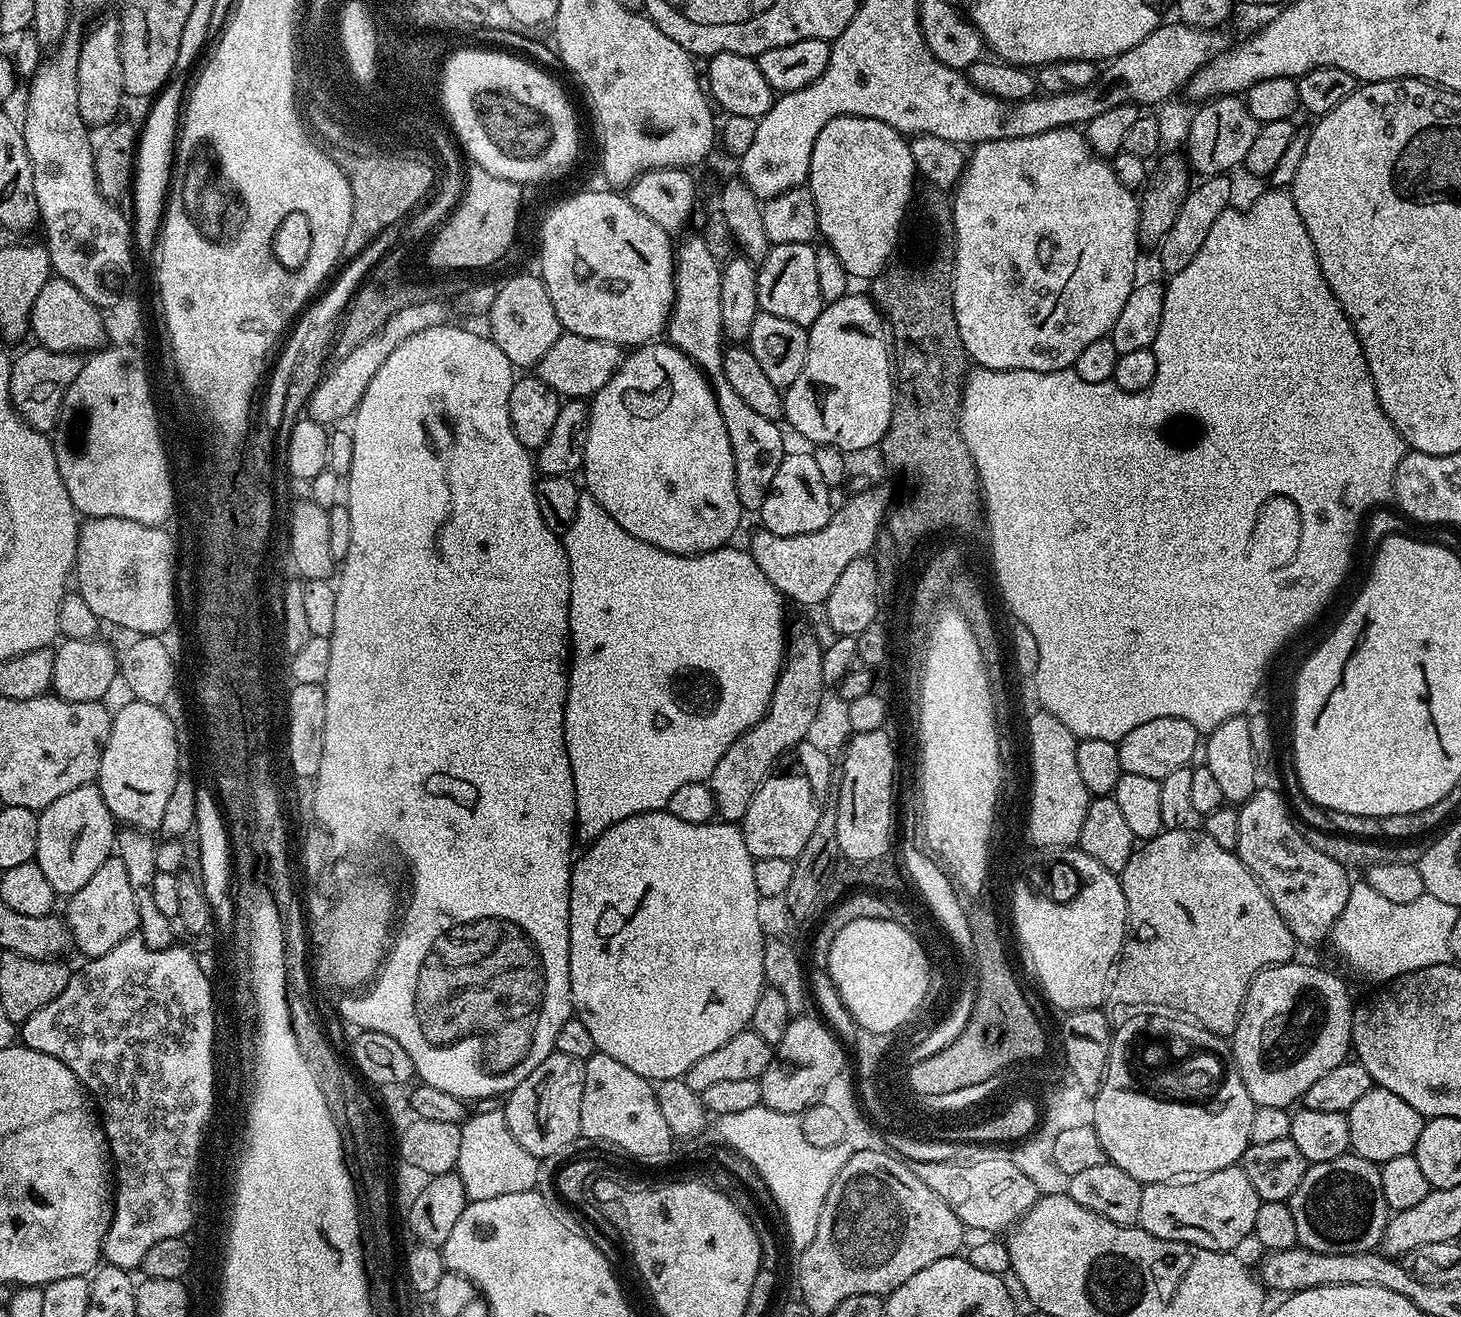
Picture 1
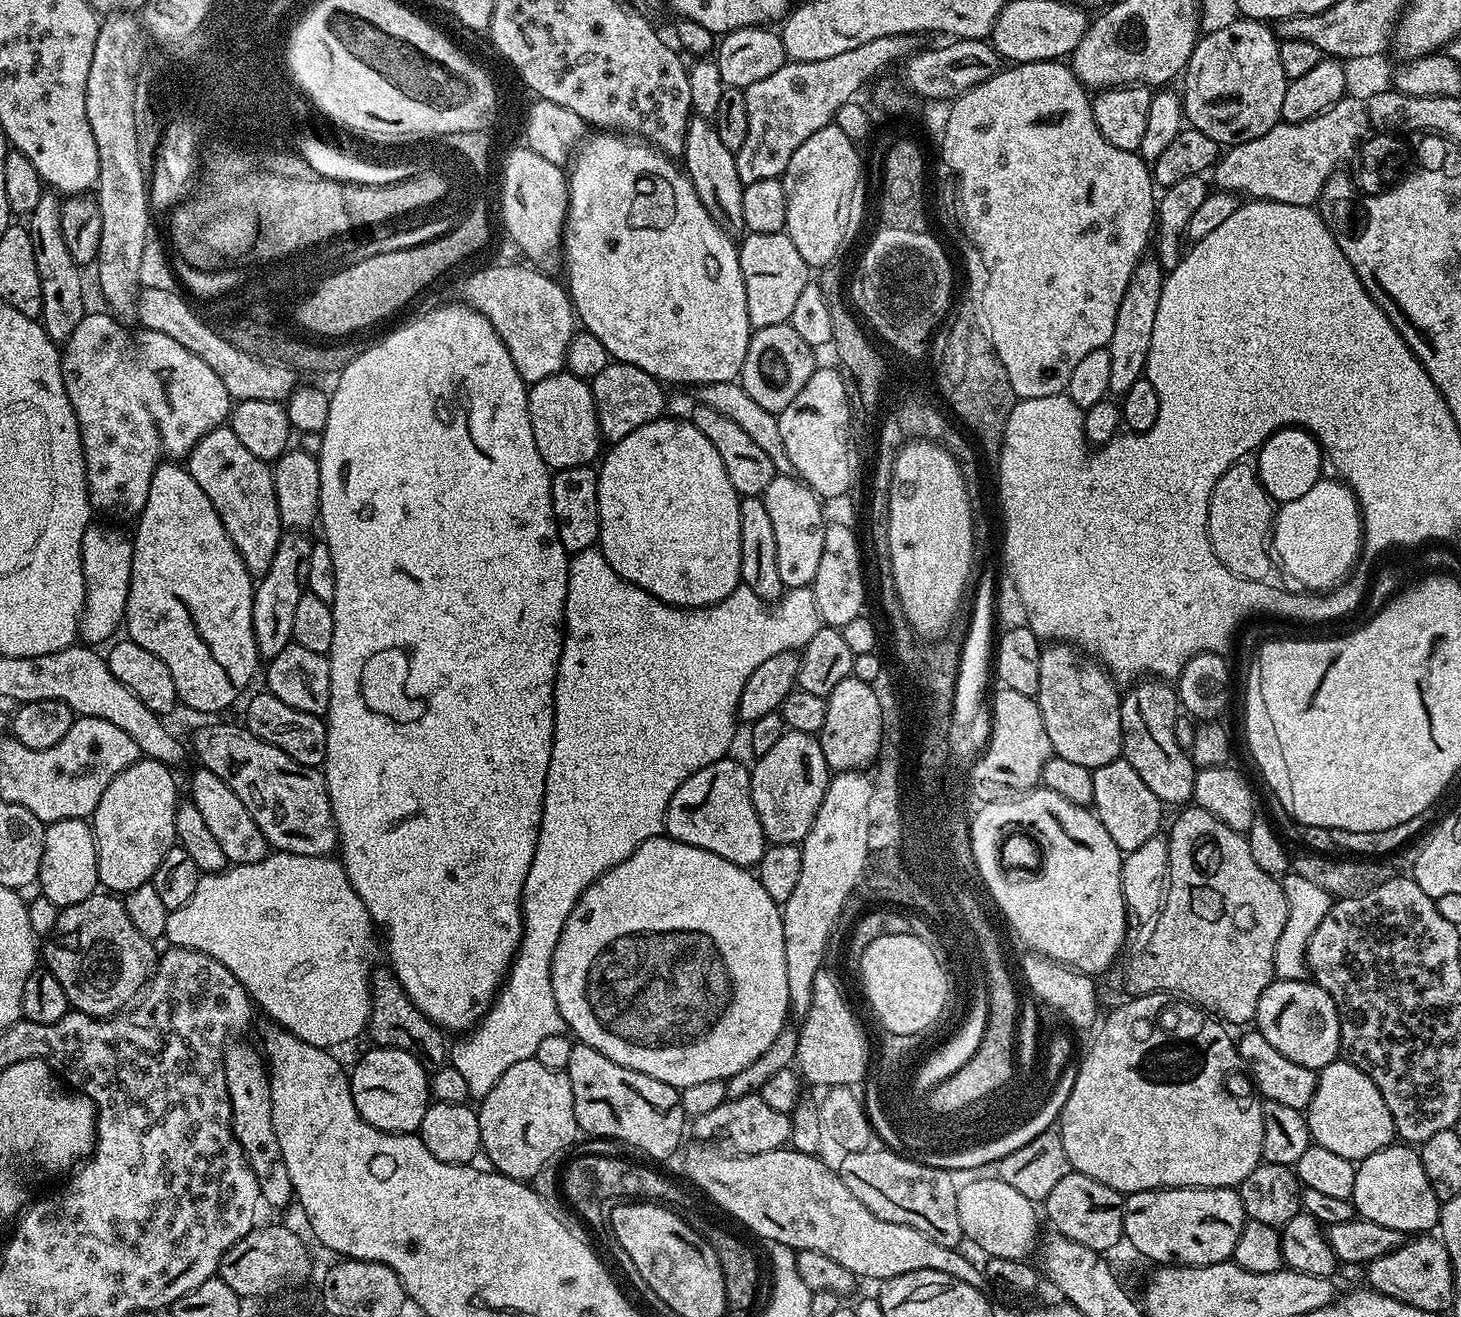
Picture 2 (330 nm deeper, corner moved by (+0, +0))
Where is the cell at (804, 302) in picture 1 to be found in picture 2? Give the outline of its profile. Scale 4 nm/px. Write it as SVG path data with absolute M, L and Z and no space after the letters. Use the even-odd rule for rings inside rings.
M787 231L774 234L753 232L739 241L742 278L746 286L746 310L753 329L787 324L794 314L794 305L802 295L802 289L810 283L808 263L798 254L798 246Z

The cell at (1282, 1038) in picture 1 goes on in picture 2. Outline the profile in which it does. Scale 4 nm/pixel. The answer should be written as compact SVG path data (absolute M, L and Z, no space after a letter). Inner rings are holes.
M1308 978L1273 979L1262 998L1258 998L1254 1028L1266 1038L1266 1042L1270 1042L1270 1046L1274 1046L1274 1050L1278 1050L1278 1054L1286 1054L1286 1058L1298 1062L1298 1066L1319 1070L1334 1063L1341 1055L1340 1015L1334 998Z

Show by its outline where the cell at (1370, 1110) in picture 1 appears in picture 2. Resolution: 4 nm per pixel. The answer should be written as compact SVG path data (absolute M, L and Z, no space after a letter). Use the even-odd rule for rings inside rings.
M1343 1058L1319 1069L1314 1098L1308 1103L1306 1115L1311 1143L1353 1162L1387 1148L1397 1139L1394 1118L1390 1118L1390 1110L1382 1094L1378 1094L1378 1086L1374 1086L1358 1066Z

